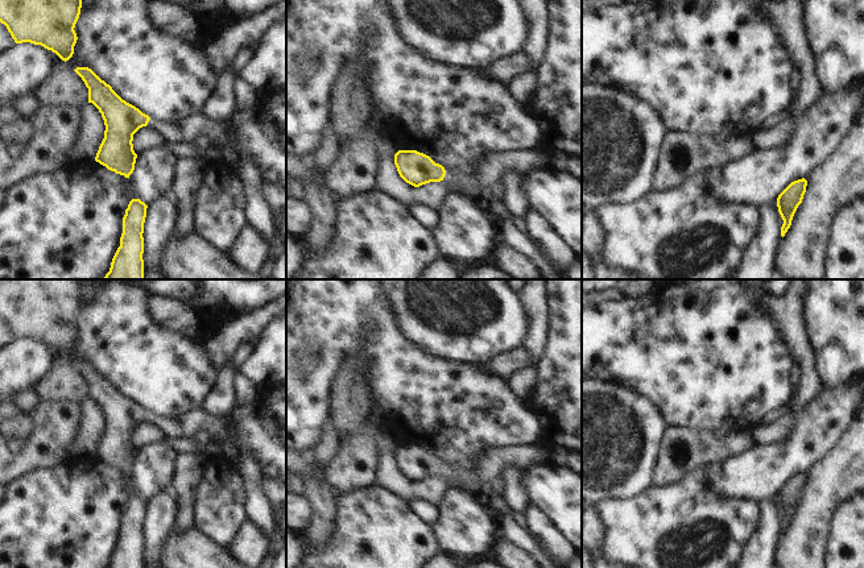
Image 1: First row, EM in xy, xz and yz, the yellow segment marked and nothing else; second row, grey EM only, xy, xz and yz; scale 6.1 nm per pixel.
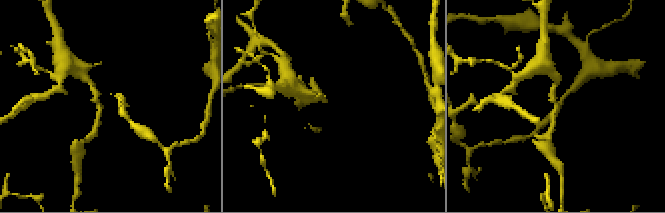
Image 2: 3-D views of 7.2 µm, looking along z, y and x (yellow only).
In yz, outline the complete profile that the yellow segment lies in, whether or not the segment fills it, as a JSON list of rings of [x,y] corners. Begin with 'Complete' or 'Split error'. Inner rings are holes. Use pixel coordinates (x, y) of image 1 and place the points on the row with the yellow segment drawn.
Complete. [[[805,178],[791,182],[777,198],[778,212],[784,220],[781,236],[784,237],[791,225],[793,216],[802,203],[807,181]]]

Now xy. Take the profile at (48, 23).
Complete. [[[0,0],[0,22],[7,26],[16,43],[30,42],[41,45],[66,62],[73,57],[78,40],[74,28],[79,18],[80,8],[82,0]]]

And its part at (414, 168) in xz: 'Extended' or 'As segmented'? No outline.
Extended

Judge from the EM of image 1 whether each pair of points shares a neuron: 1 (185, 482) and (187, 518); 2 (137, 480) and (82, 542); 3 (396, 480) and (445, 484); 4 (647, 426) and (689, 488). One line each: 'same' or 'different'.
1: same
2: same
3: same
4: different

